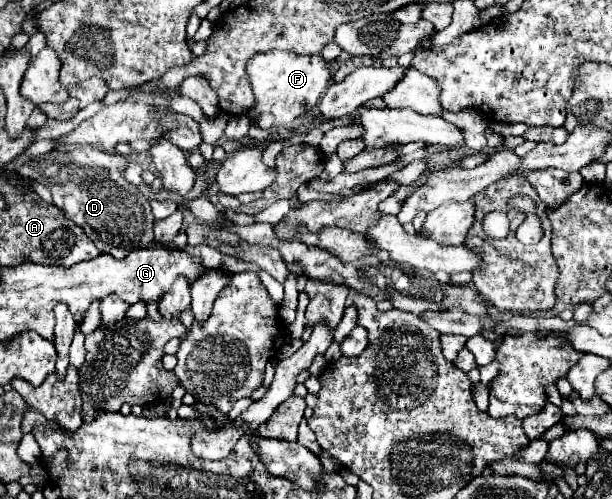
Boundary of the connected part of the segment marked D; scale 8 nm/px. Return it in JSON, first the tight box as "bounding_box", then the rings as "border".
{"bounding_box":[17,146,155,258],"border":[[[61,146],[61,148],[69,148],[69,150],[61,154],[55,148],[47,154],[35,156],[31,162],[21,166],[17,172],[23,178],[33,178],[33,180],[41,182],[43,186],[47,186],[53,194],[53,204],[57,208],[61,208],[63,214],[69,220],[73,220],[77,226],[81,226],[85,230],[85,234],[99,248],[99,252],[111,254],[115,258],[123,258],[137,248],[149,246],[153,242],[153,222],[155,222],[155,218],[151,214],[149,200],[137,190],[137,186],[133,186],[131,182],[127,182],[123,178],[123,172],[129,166],[129,160],[125,156],[107,154],[103,150],[95,150],[95,148],[89,148],[89,146]]]}

